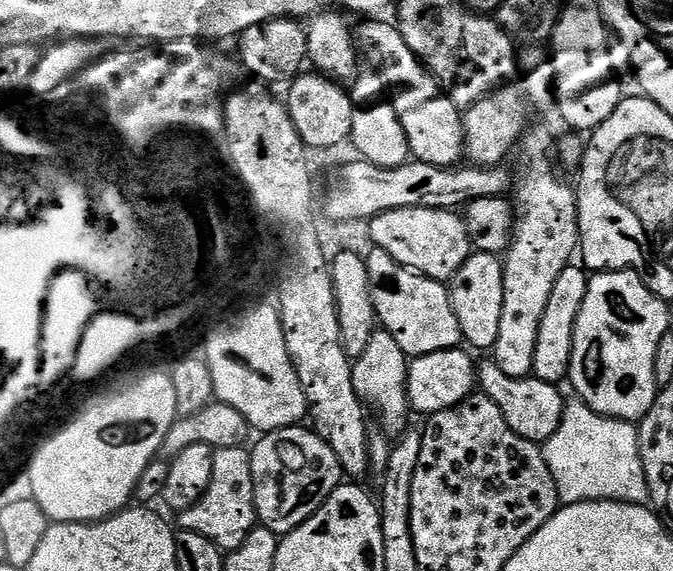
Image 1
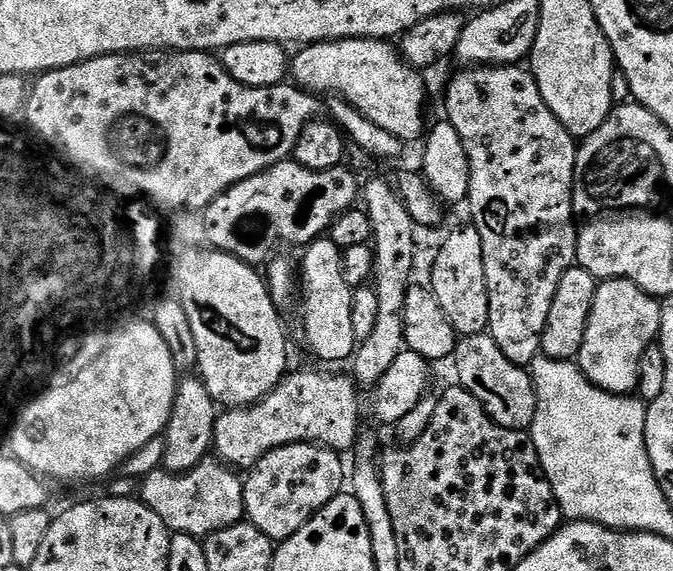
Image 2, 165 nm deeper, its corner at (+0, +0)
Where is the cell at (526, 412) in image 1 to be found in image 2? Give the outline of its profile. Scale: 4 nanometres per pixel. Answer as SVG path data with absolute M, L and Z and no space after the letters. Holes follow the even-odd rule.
M487 334L463 337L456 345L455 360L459 387L474 394L474 398L482 402L491 420L498 422L498 426L519 432L531 429L536 413L536 391L531 371L527 367L510 362L510 358L498 350L498 342L494 342L494 338Z

